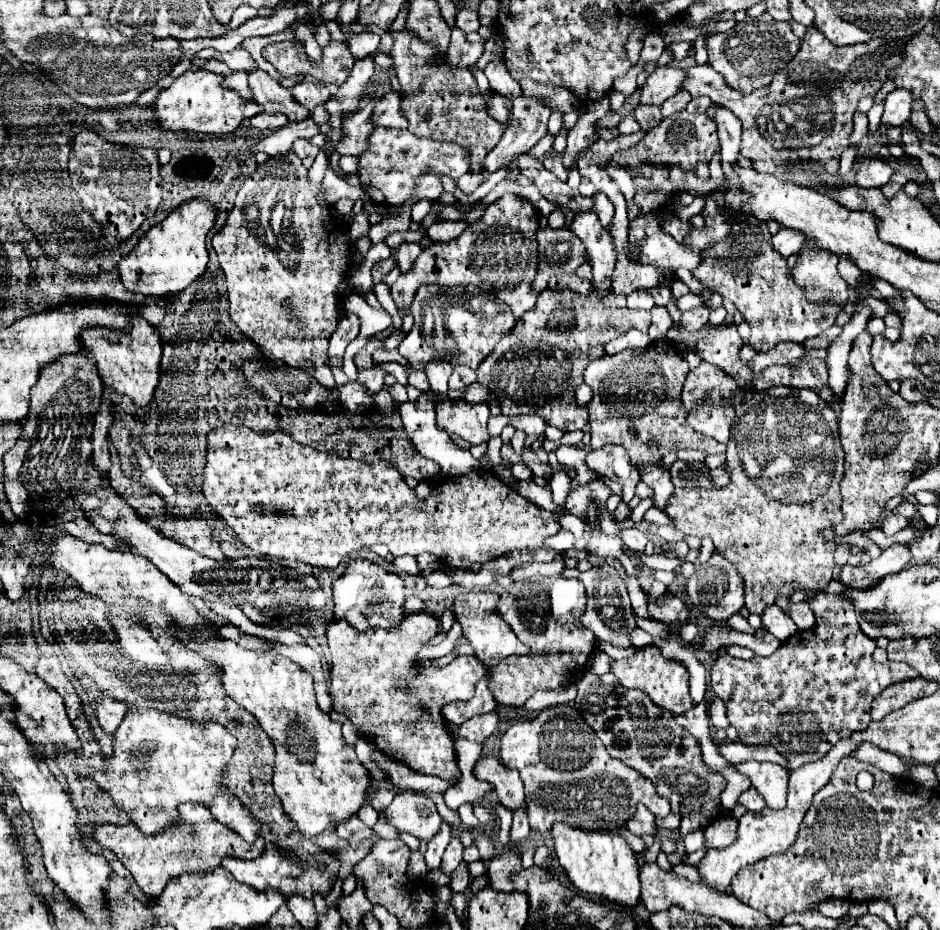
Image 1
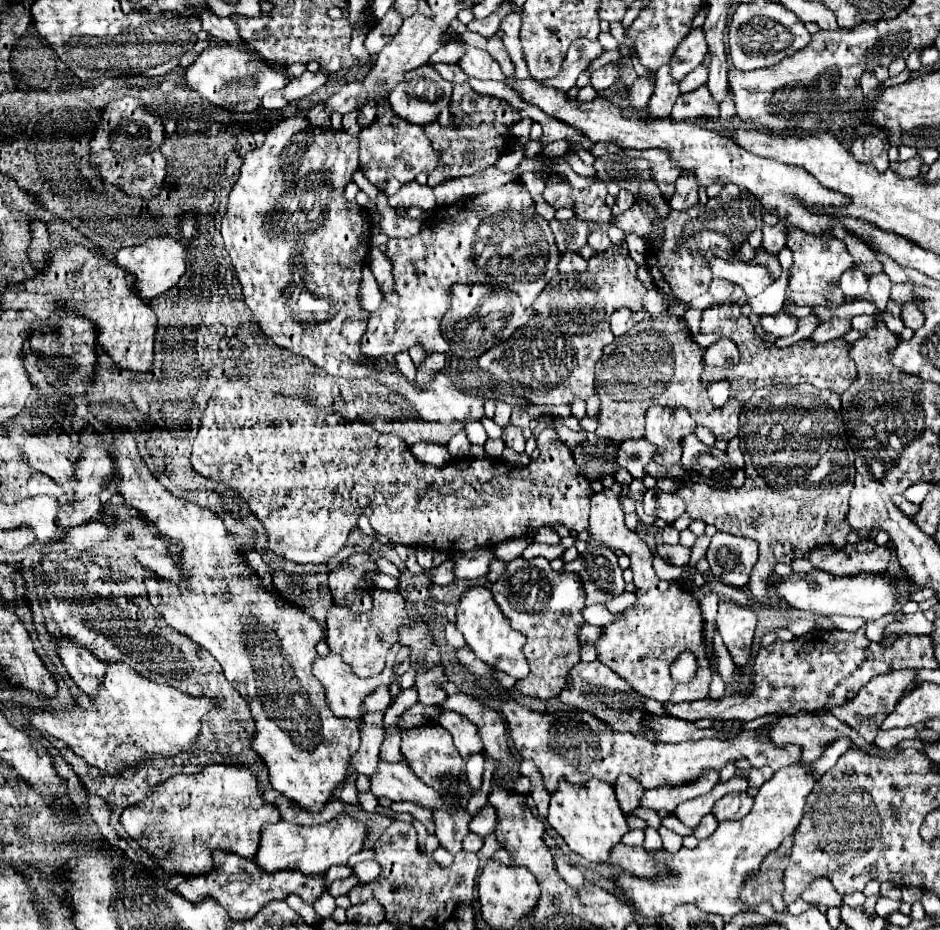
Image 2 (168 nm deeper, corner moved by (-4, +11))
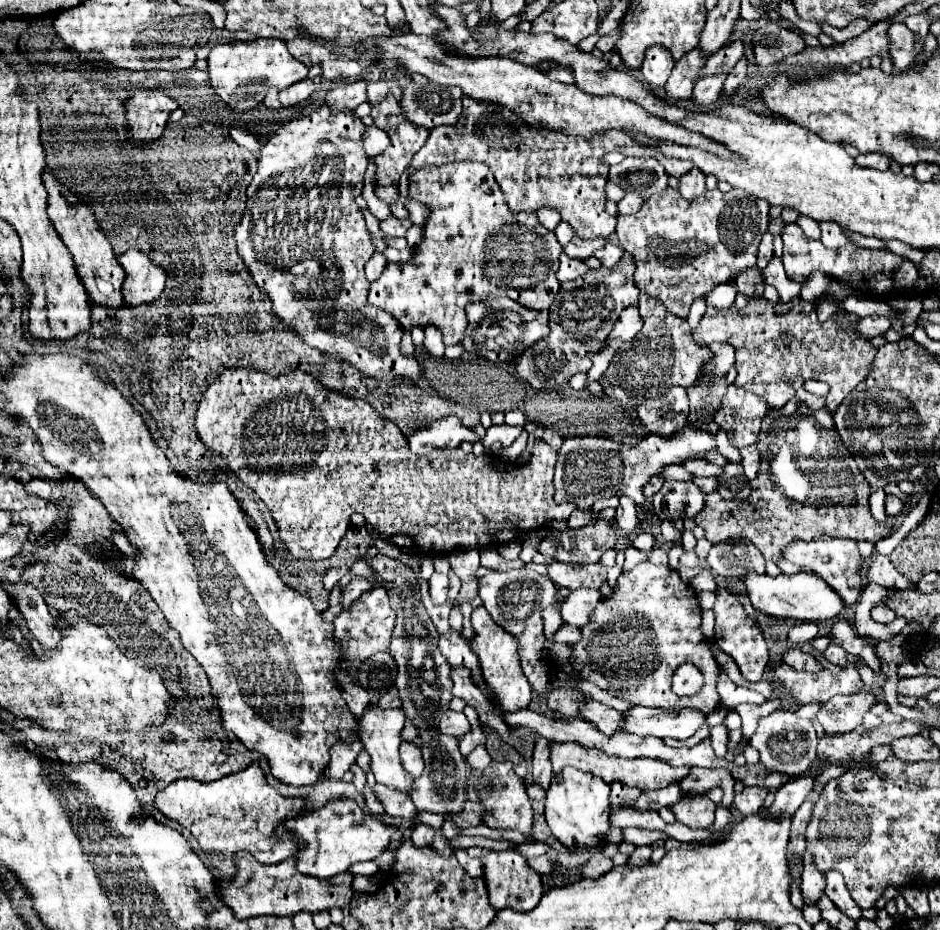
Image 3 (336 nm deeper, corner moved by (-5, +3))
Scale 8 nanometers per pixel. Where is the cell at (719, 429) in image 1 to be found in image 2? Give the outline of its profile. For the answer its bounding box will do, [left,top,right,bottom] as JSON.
[702,329,856,403]

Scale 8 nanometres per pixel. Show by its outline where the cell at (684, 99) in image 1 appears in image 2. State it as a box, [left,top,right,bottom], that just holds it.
[680,65,708,93]

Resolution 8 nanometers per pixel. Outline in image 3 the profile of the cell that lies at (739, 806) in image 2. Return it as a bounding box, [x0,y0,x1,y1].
[733,785,769,817]

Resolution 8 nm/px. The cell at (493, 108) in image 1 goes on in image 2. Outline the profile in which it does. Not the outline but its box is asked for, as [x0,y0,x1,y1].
[458,45,504,81]

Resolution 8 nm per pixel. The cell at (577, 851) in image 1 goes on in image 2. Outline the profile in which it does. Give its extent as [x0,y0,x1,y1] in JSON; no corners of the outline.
[548,779,628,863]

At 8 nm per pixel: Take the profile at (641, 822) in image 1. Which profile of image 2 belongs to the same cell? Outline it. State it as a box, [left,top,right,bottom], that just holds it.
[616,775,644,815]

